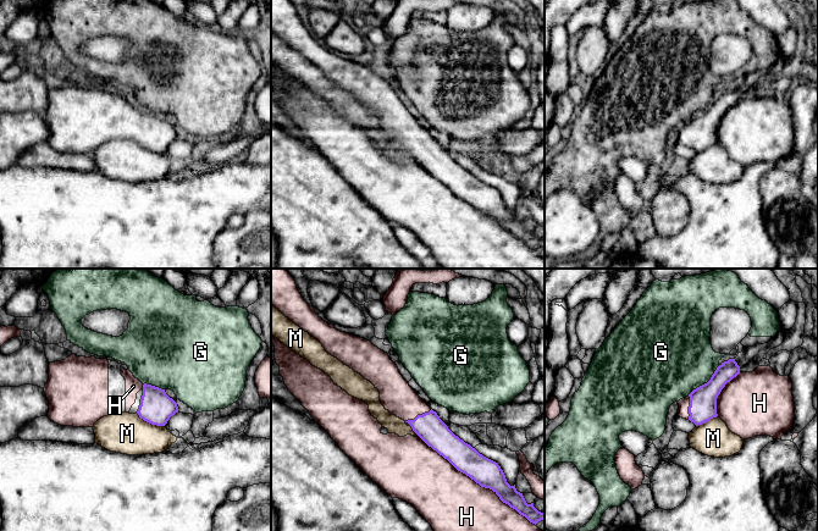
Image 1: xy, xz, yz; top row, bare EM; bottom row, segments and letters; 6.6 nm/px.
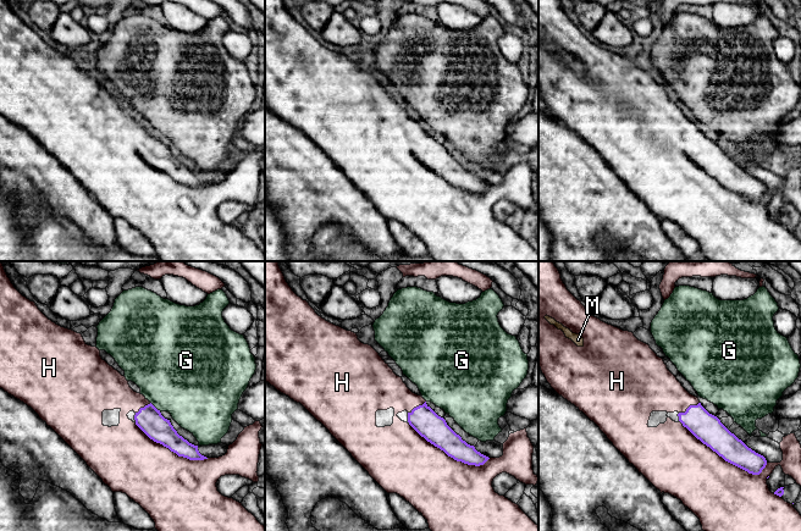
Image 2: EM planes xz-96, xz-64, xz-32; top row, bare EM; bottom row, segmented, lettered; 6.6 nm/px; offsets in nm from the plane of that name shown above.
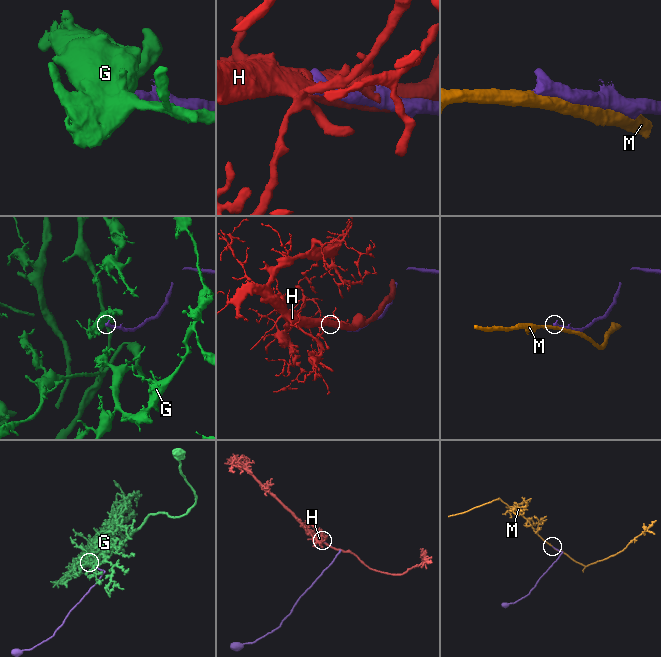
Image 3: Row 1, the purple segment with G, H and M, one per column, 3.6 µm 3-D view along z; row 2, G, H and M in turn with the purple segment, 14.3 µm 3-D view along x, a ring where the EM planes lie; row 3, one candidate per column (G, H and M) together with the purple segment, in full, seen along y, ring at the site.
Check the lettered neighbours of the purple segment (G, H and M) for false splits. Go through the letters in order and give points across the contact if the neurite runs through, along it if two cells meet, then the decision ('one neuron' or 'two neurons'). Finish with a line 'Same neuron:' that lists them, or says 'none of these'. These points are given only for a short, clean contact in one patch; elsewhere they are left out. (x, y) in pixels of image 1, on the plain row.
G: border along yz (719, 92), (706, 109), (687, 121); two neurons
H: one neuron
M: two neurons
Same neuron: H

